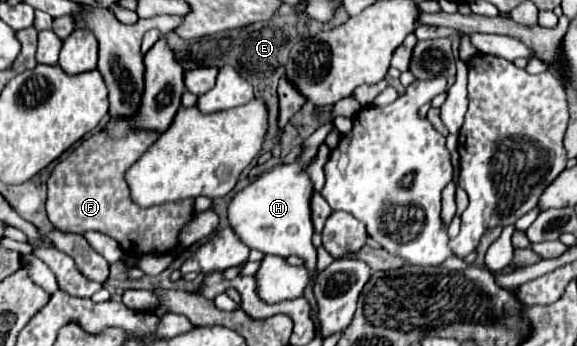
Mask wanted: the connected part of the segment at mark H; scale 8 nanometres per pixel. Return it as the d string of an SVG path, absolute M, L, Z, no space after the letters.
M333 123L319 127L311 137L307 137L307 141L303 141L303 151L297 161L277 165L273 171L263 173L251 185L239 191L229 203L229 223L235 229L235 233L243 239L243 243L247 243L251 249L263 251L265 255L279 255L279 257L299 255L301 259L305 259L309 275L315 273L315 261L317 261L317 251L311 243L313 235L311 195L315 189L305 169L315 159L317 147L325 141L331 129Z

